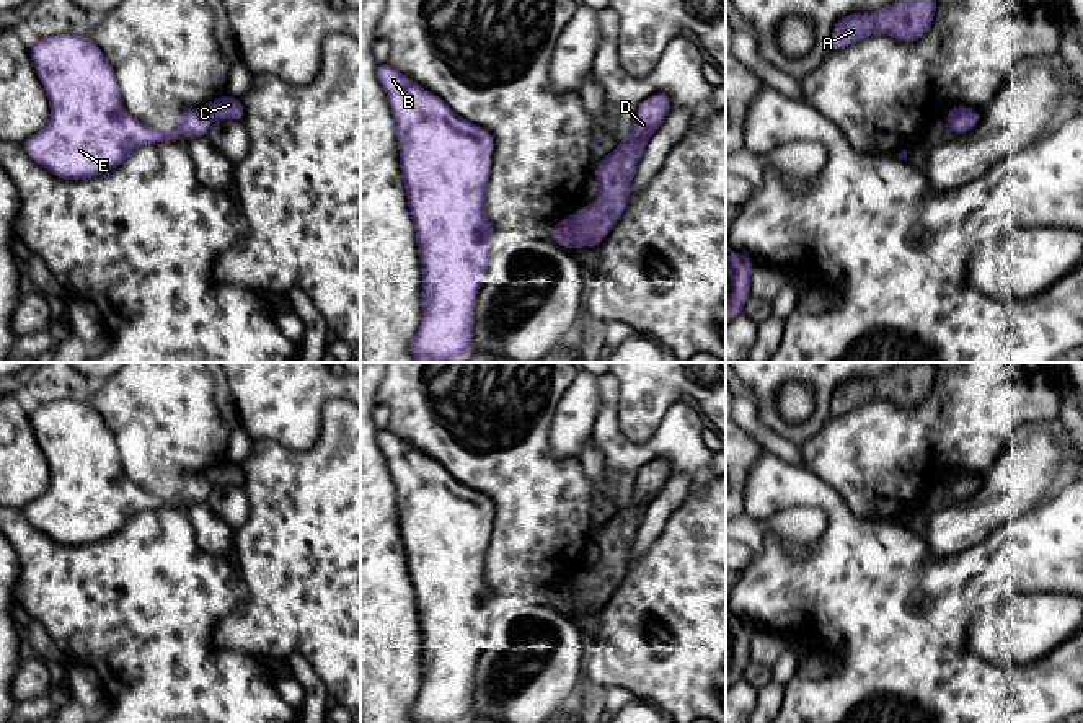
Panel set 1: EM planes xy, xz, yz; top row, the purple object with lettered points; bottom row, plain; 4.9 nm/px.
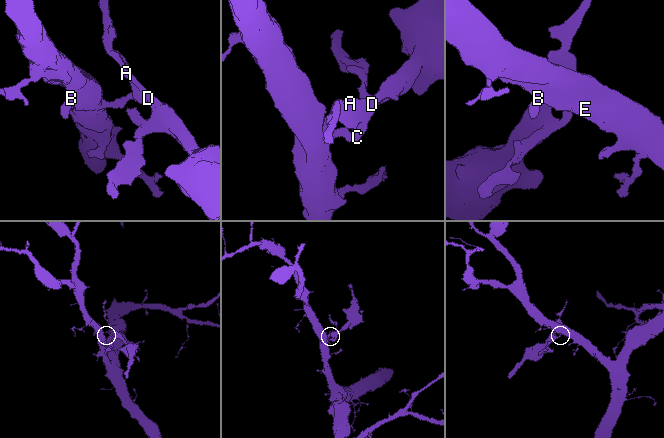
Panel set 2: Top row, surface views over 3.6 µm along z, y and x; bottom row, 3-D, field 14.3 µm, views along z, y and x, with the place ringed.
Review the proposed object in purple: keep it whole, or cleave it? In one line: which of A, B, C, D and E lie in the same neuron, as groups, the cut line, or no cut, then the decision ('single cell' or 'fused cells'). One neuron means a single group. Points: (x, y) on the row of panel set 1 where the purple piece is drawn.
A C D / B E | xz (570, 217), (574, 247) | fused cells

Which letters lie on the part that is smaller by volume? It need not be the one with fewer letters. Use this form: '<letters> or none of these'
A, C, D

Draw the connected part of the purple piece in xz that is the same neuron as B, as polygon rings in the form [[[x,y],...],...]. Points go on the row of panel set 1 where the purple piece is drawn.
[[[388,62],[377,65],[377,77],[396,122],[400,170],[422,271],[422,317],[409,353],[416,362],[466,359],[471,354],[476,292],[489,268],[491,235],[496,228],[488,220],[484,206],[494,139]]]

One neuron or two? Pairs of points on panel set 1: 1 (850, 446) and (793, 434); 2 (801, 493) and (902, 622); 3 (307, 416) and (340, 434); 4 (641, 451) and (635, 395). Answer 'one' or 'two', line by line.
1: two
2: one
3: two
4: two

